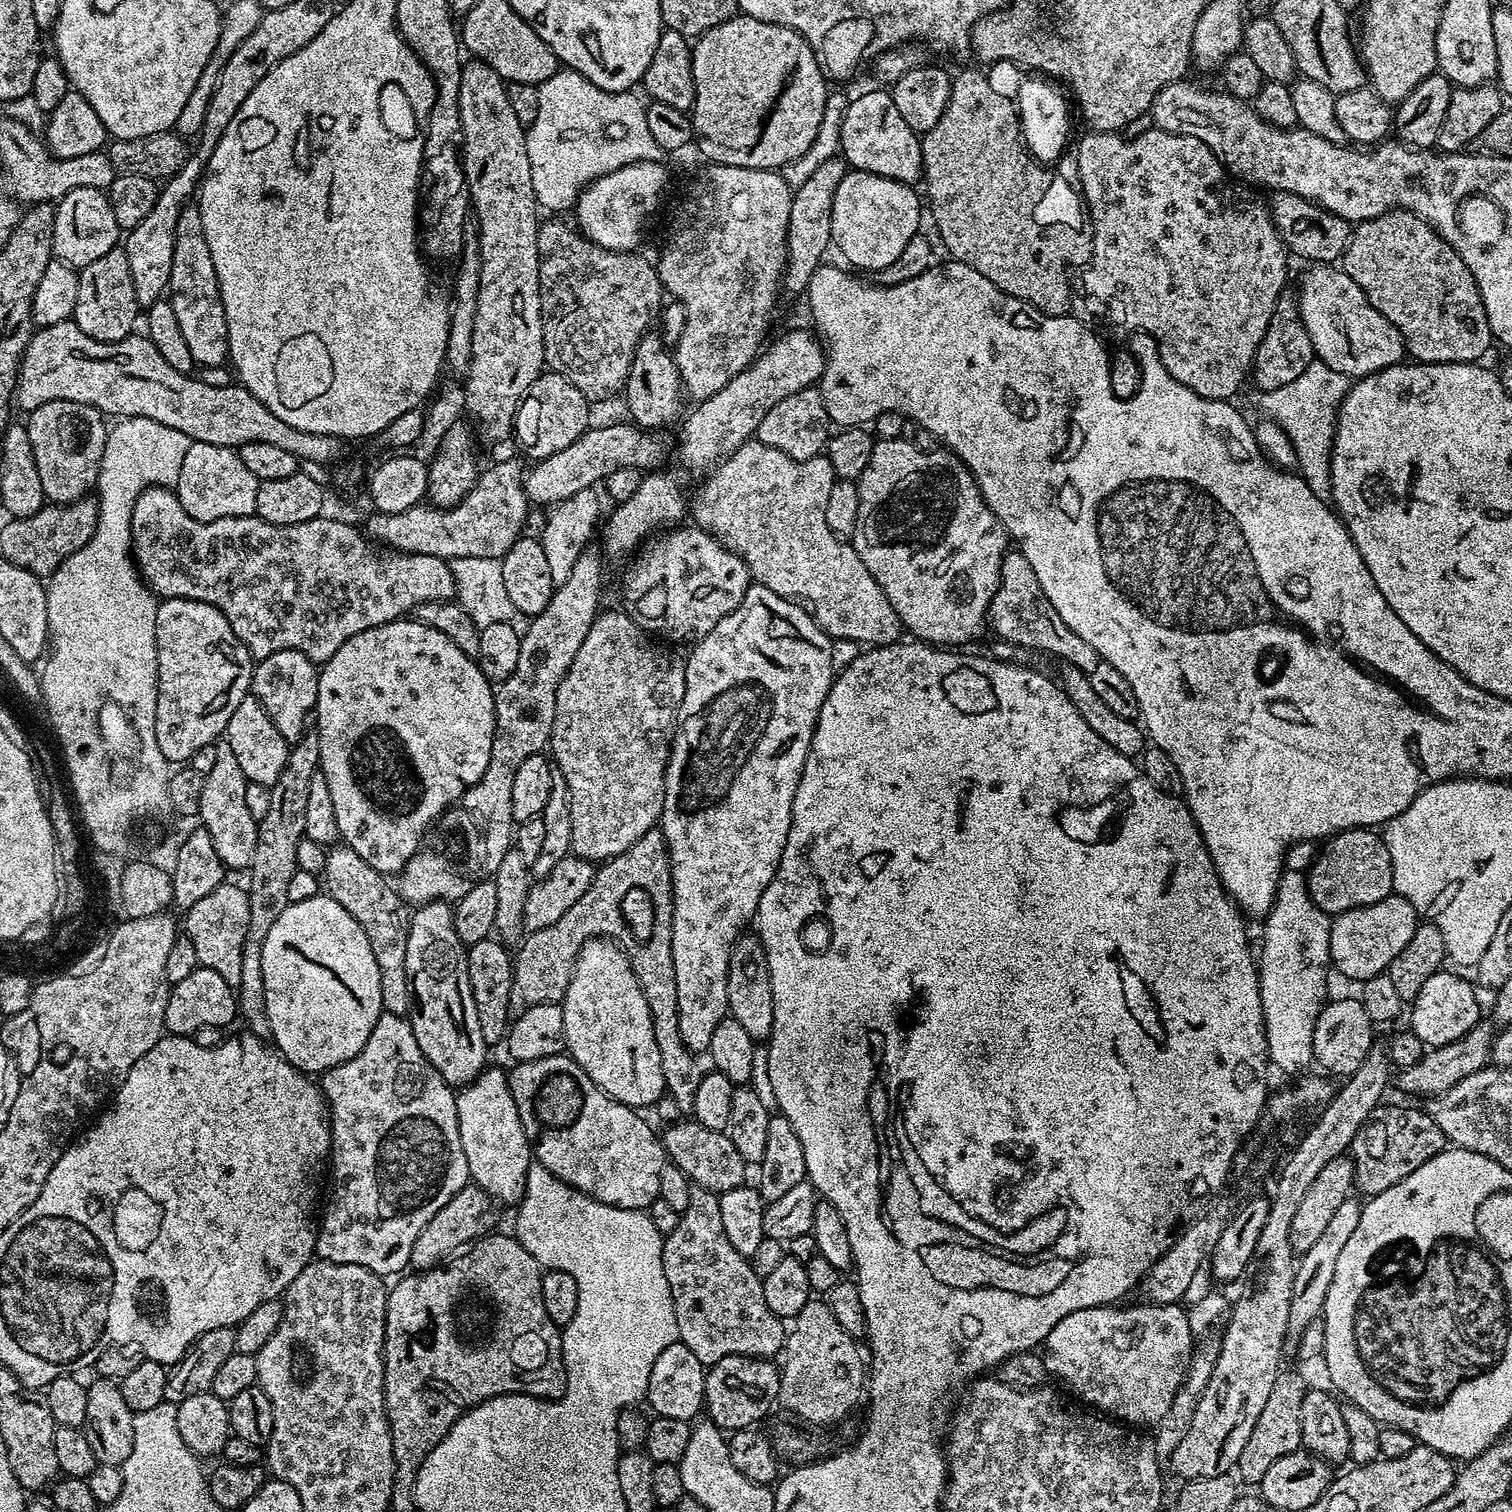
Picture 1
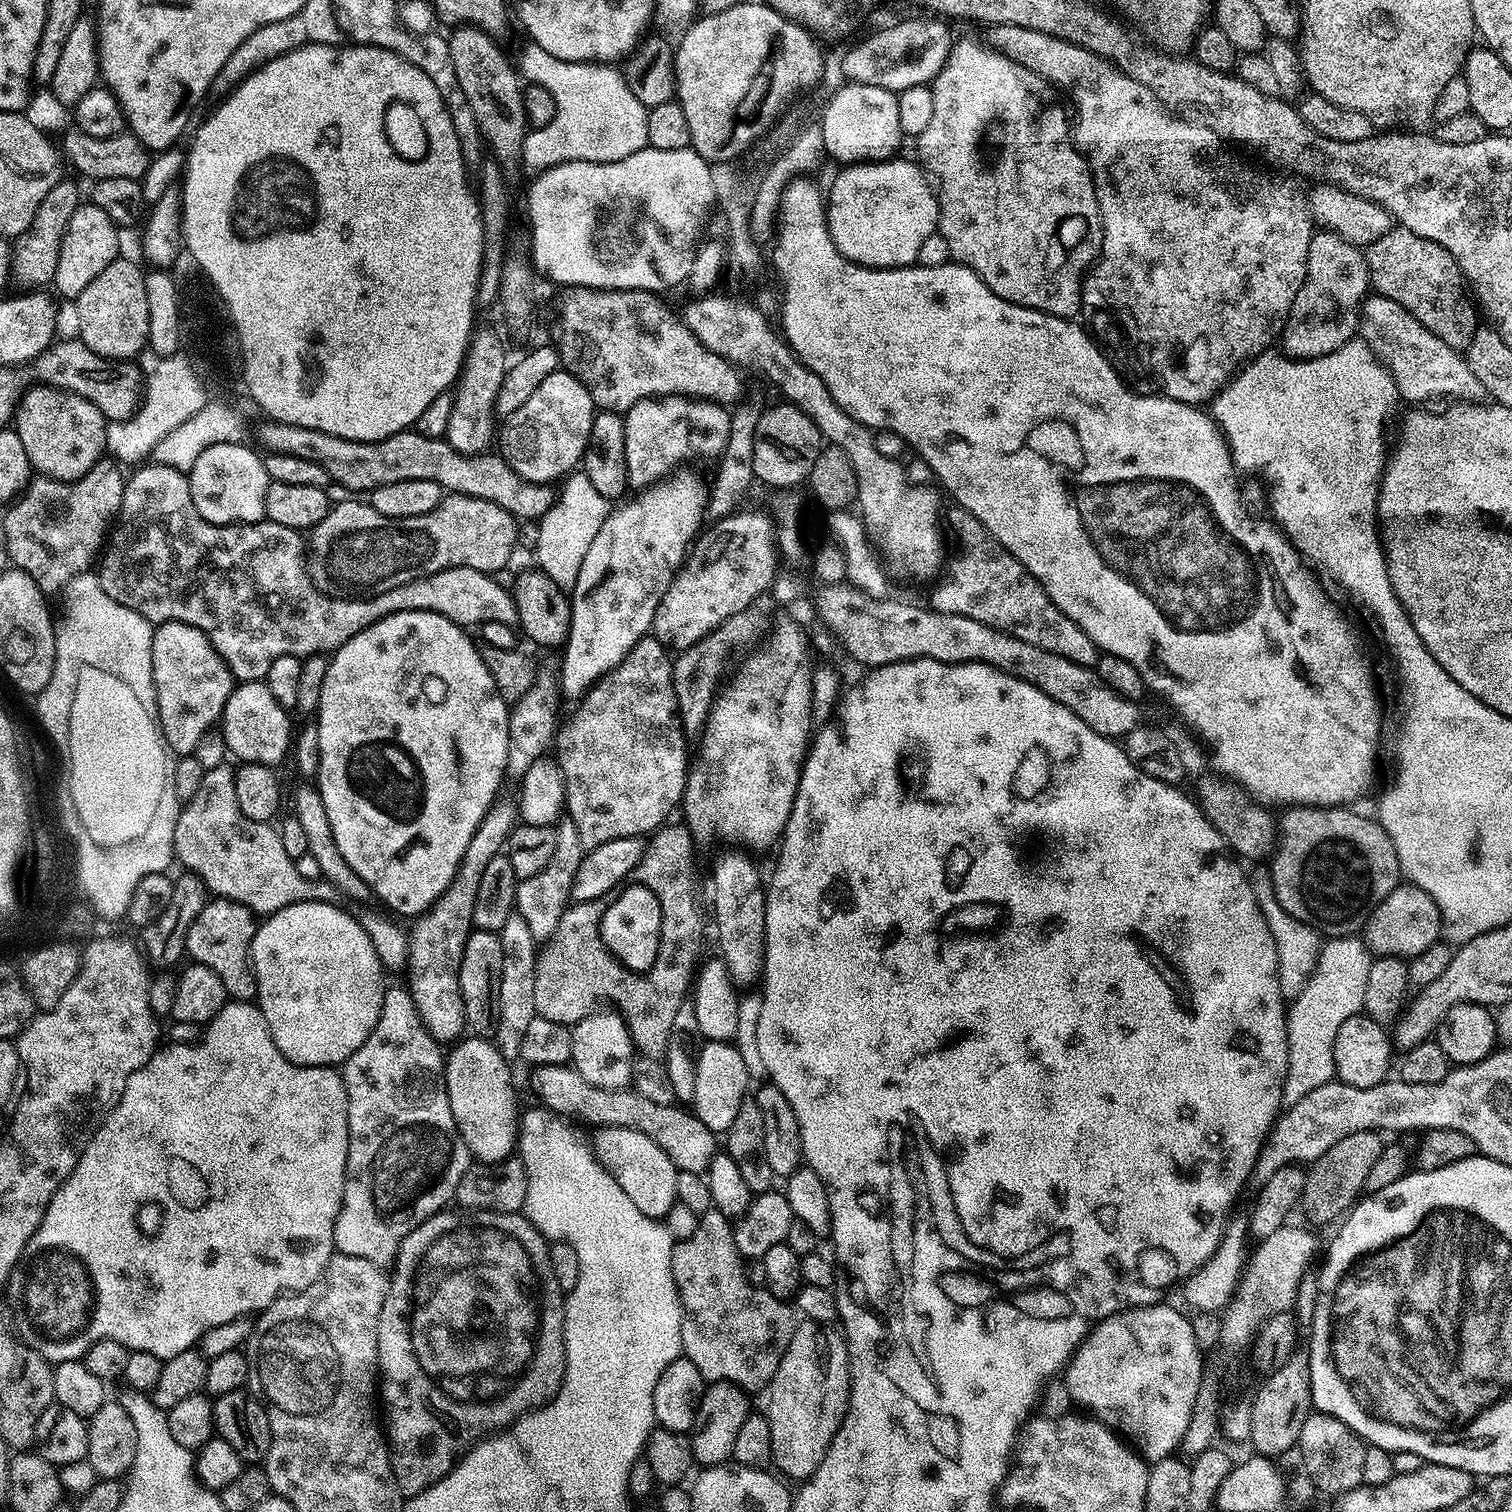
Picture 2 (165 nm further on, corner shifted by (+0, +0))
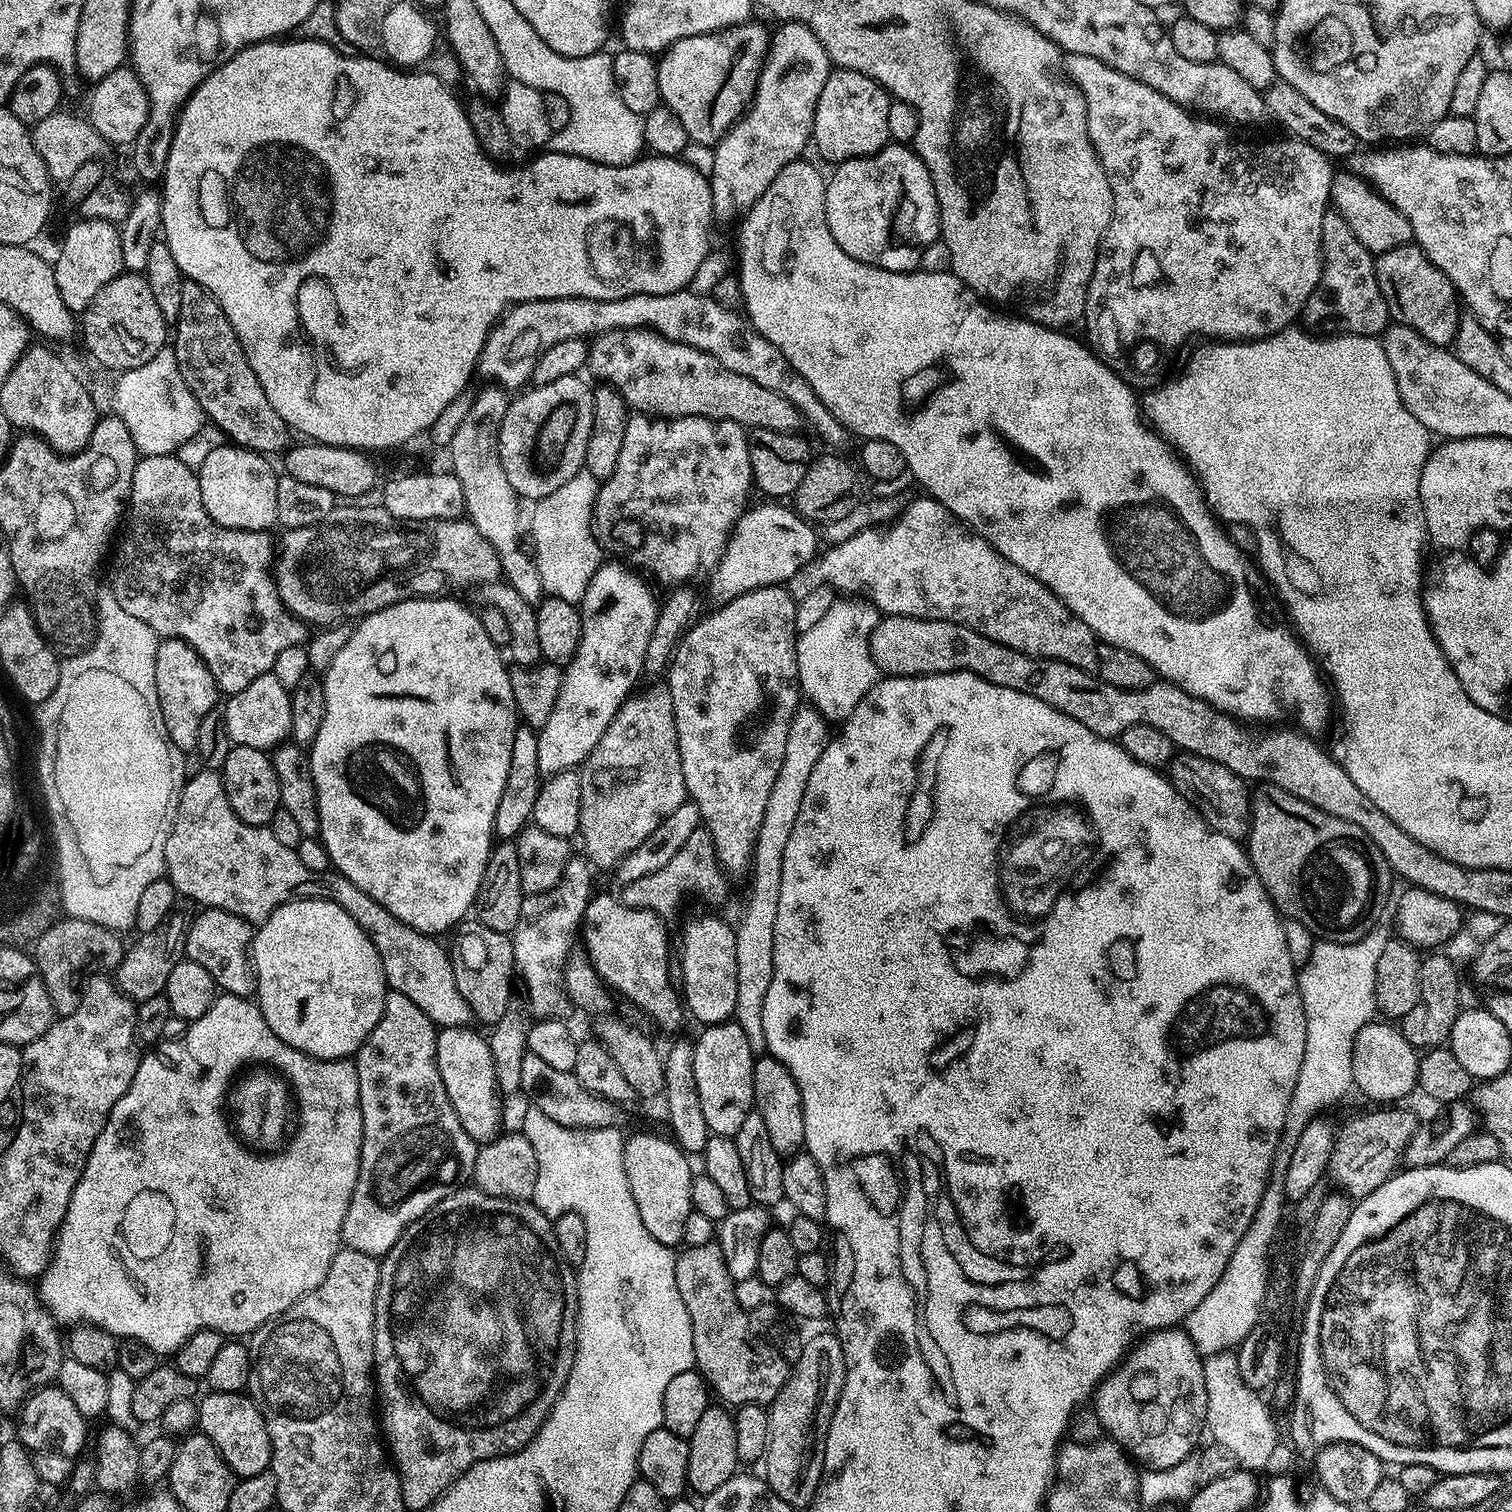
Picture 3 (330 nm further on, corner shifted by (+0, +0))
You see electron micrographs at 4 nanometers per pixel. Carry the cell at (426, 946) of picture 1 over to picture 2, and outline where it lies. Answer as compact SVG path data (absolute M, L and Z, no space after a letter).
M500 802L490 808L484 816L484 821L478 826L474 838L470 838L470 846L450 886L428 907L427 912L422 912L415 917L413 924L416 925L408 932L406 987L414 998L414 1006L418 1006L418 1014L426 1030L441 1045L451 1045L465 1035L464 1003L458 982L462 950L469 934L474 931L472 915L483 871L494 857L501 855L508 836L517 823L518 808L515 803Z

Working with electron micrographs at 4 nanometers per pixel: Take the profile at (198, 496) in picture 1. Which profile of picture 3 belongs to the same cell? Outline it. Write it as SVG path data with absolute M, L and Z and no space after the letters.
M221 446L210 450L206 462L202 462L198 469L198 475L202 506L206 506L206 514L210 514L214 522L227 528L255 532L271 529L276 524L278 472L264 460L267 459L261 453L251 452L248 448Z

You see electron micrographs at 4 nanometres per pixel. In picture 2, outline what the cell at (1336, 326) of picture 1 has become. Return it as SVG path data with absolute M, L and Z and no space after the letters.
M1372 294L1361 303L1358 311L1358 336L1369 353L1382 365L1383 370L1391 376L1401 401L1428 400L1431 396L1456 396L1452 398L1476 402L1485 395L1484 387L1480 385L1478 378L1474 378L1467 359L1457 349L1446 346L1440 338L1430 334L1424 326L1390 298Z

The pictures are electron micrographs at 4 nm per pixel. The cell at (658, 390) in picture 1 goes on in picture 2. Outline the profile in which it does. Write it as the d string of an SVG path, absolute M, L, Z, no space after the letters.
M681 394L640 400L623 418L628 483L640 490L679 469L687 456L719 457L730 434L730 412L725 405Z

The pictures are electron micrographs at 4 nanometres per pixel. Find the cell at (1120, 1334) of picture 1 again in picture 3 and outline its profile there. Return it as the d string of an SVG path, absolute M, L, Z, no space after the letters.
M1183 1327L1164 1328L1146 1336L1101 1381L1094 1393L1094 1411L1105 1433L1137 1465L1145 1464L1145 1469L1164 1471L1178 1466L1197 1451L1200 1431L1202 1434L1206 1428L1203 1370L1202 1355Z

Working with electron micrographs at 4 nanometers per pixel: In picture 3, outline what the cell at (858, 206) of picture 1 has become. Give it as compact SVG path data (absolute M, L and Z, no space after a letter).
M889 143L872 156L841 160L835 165L836 173L827 177L826 222L834 242L863 264L873 264L891 272L911 272L919 269L922 250L936 241L940 234L940 207L926 166L911 147Z

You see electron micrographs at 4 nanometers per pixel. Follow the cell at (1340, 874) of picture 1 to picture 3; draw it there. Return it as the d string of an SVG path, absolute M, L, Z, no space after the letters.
M1261 783L1253 787L1250 799L1246 835L1248 861L1254 866L1281 917L1302 922L1302 926L1306 926L1306 930L1310 930L1313 937L1321 941L1340 944L1362 939L1371 928L1381 923L1380 915L1392 892L1394 873L1382 850L1374 846L1363 830L1354 826L1354 822L1334 818L1334 814L1326 814L1318 810L1318 806L1310 806L1310 802L1302 802L1302 798L1282 790L1277 784Z

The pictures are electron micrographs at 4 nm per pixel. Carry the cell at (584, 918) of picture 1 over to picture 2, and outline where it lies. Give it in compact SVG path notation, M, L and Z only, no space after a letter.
M677 822L665 823L663 826L656 829L655 832L651 833L650 839L647 841L644 857L638 862L638 866L633 870L631 879L637 884L646 886L653 892L657 898L660 899L660 905L662 910L666 913L667 920L666 926L660 931L660 949L658 950L658 958L654 962L654 966L650 971L643 974L638 972L632 972L629 968L624 967L615 956L612 955L607 946L604 944L604 939L600 933L600 923L602 922L602 914L604 913L606 904L604 900L587 900L581 904L572 902L569 903L568 909L562 914L562 918L558 918L558 926L554 930L554 934L550 934L550 938L543 941L542 947L539 949L536 957L536 969L534 970L534 1006L536 1007L536 1014L542 1018L550 1018L550 1022L558 1022L559 1024L573 1025L577 1024L582 1018L586 1018L590 1013L594 1011L594 1004L592 1000L596 1000L599 996L609 996L610 999L614 1000L618 1005L618 1010L624 1018L625 1024L628 1026L628 1032L632 1036L632 1042L635 1051L639 1053L645 1060L659 1060L663 1061L664 1055L668 1053L668 1043L670 1042L670 1030L674 1026L674 1018L678 1014L678 1010L685 1007L687 998L690 996L690 986L688 990L688 983L690 985L694 980L694 973L698 968L698 961L696 958L700 954L700 939L704 936L704 924L700 918L700 908L696 905L696 860L692 857L692 843L694 843L694 837L691 832L688 831L687 827L683 823Z

